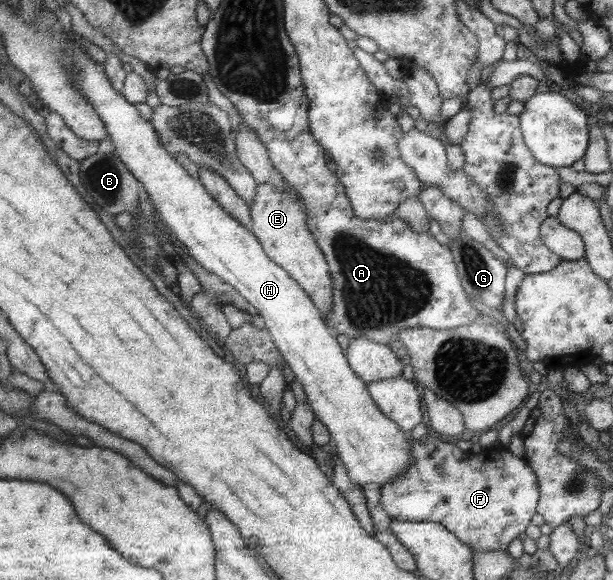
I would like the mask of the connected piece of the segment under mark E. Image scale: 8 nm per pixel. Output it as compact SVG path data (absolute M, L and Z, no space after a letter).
M286 182L281 189L268 183L260 183L256 186L250 211L251 224L248 230L263 245L267 257L283 267L307 291L322 316L327 315L333 300L330 272L327 270L327 261L307 226L307 211L300 197L289 189Z

